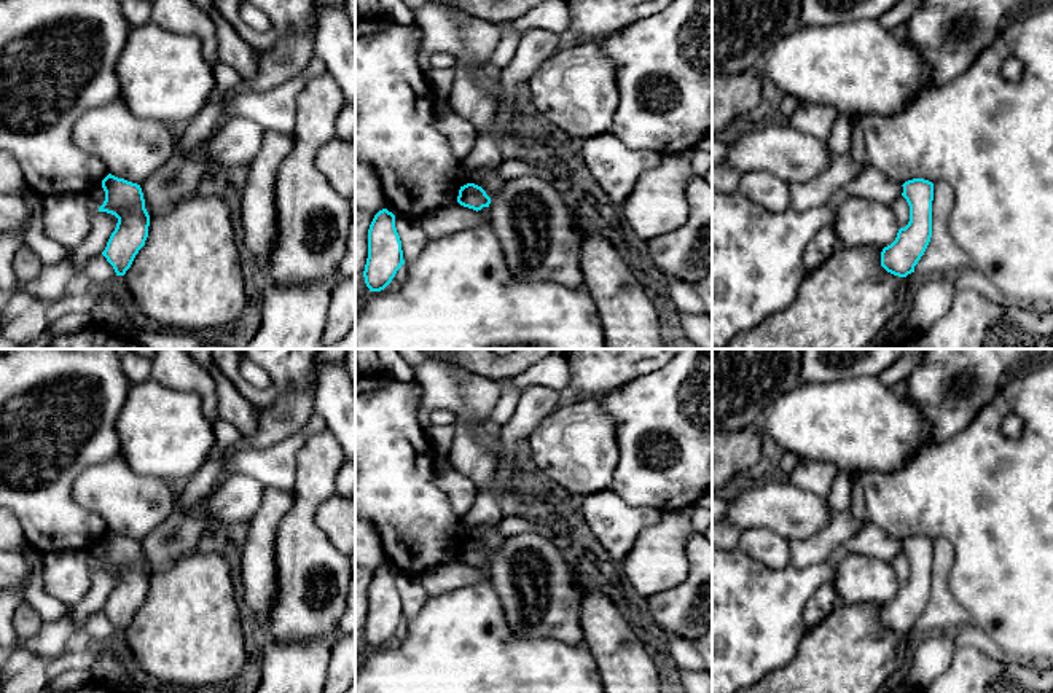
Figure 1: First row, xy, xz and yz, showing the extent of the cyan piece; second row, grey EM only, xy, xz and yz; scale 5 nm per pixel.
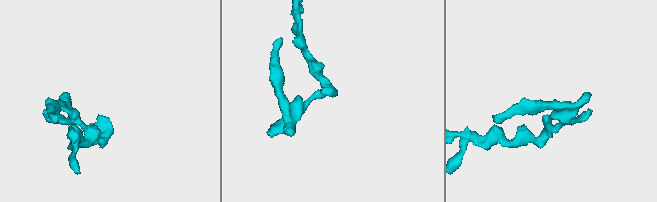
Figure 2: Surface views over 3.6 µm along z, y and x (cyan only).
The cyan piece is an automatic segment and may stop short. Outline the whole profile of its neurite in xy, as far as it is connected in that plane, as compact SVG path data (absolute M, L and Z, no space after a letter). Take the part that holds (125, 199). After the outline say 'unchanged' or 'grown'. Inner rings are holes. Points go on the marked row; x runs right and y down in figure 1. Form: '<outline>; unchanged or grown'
M108 174L102 180L105 201L99 212L112 213L118 218L102 255L113 266L116 276L124 276L135 255L148 237L150 215L140 185Z; unchanged

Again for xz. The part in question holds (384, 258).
M379 210L368 229L368 258L363 271L370 292L384 290L405 264L401 241L395 228L395 215Z; unchanged

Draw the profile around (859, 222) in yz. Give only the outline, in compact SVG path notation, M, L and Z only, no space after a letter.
M838 198L835 201L833 228L844 247L879 247L891 245L900 225L892 206L865 198Z

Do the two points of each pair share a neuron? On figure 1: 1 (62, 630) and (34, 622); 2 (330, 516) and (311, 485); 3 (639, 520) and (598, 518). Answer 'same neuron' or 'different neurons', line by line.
1: different neurons
2: different neurons
3: same neuron

